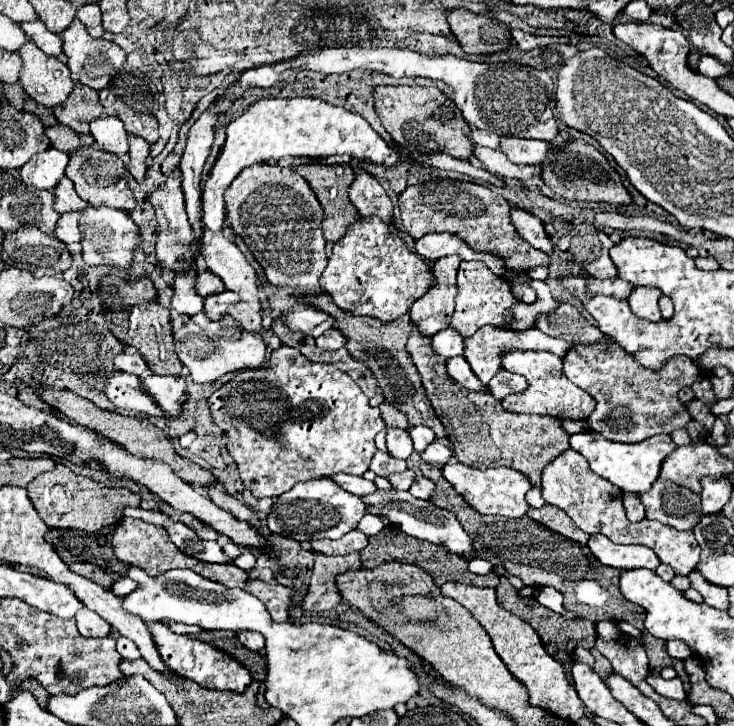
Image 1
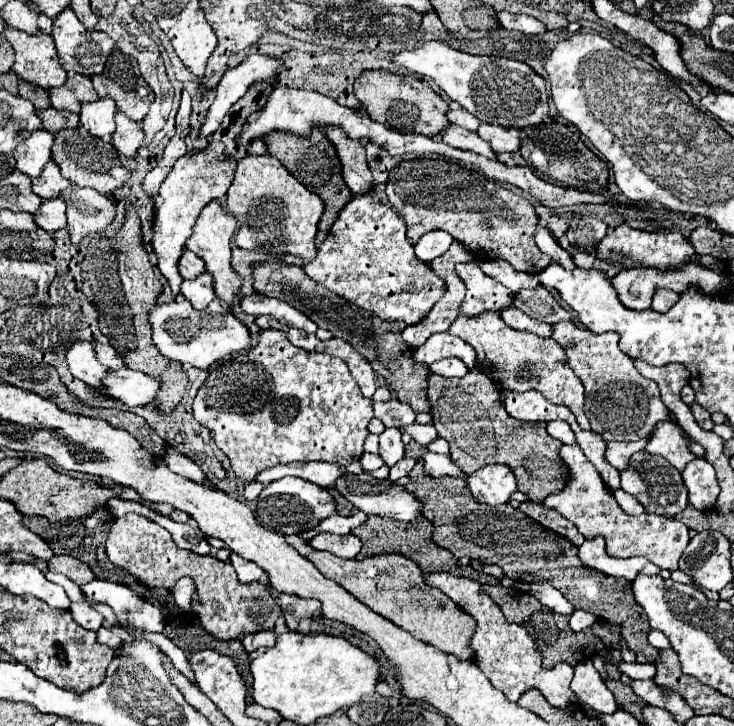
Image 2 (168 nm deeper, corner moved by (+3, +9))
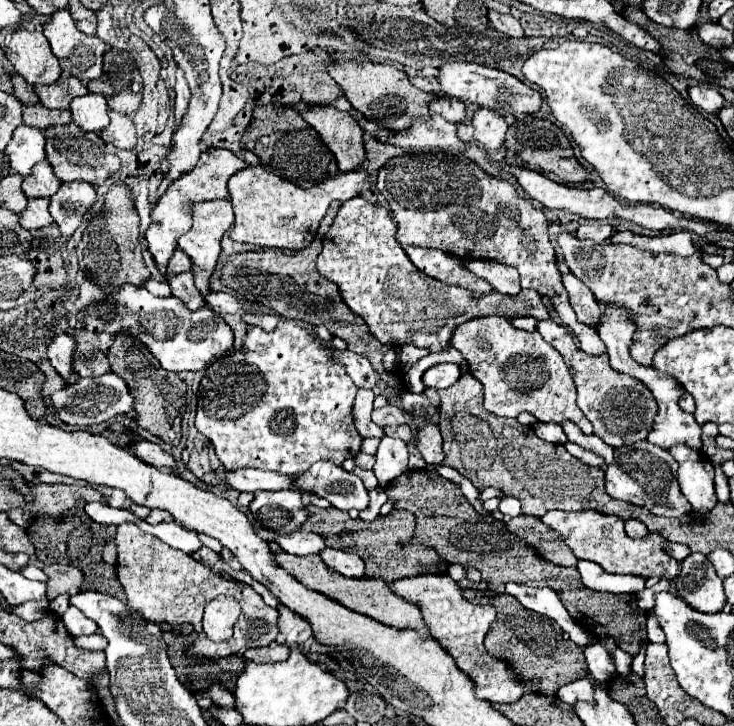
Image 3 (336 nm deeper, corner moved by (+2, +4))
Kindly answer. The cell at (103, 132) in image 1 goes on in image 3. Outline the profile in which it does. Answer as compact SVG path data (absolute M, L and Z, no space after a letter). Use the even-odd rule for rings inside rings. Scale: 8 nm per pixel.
M83 95L71 101L71 113L73 113L73 123L79 125L85 131L103 131L109 125L109 107L105 97L101 95Z

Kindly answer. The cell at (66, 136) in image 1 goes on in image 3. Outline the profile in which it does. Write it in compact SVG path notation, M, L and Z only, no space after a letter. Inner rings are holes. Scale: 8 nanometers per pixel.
M31 105L23 107L23 117L29 127L37 127L41 131L53 127L53 125L67 125L71 123L71 113L69 109L47 109L43 105Z

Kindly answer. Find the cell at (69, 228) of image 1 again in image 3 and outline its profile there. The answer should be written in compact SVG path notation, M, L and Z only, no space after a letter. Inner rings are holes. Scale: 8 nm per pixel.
M29 199L25 213L19 215L21 225L29 231L37 231L55 223L53 215L49 213L49 199Z

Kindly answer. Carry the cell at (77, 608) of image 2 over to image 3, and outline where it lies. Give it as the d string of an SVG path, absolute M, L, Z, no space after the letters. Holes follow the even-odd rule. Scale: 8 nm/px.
M73 605L61 615L61 619L63 619L63 623L65 623L65 629L67 629L73 637L77 637L77 635L93 635L93 633L99 631L97 623L91 621L89 617L85 617L85 615L83 615L77 607L73 607Z

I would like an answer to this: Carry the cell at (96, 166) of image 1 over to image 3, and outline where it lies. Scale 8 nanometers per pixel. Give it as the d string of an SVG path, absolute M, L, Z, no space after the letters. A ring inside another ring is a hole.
M75 123L61 125L61 127L51 127L45 131L47 139L47 161L51 163L55 175L61 181L87 181L91 185L103 185L115 171L121 169L121 161L117 155L107 153L105 141L101 141L99 133L87 133L79 129Z

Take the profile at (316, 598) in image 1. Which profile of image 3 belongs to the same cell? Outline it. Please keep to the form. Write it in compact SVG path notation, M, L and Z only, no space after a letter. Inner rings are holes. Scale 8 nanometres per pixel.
M279 605L279 633L287 645L303 645L313 637L311 623L301 615L291 613L285 605Z

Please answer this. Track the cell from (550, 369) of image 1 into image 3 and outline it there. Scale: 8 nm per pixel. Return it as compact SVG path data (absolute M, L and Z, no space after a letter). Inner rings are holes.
M489 315L489 317L475 317L465 323L461 323L451 337L451 345L461 351L465 361L469 363L471 375L483 383L485 387L485 409L499 415L499 417L517 417L523 411L533 413L541 421L553 421L561 423L565 419L573 421L579 425L579 429L585 435L593 433L593 427L589 425L589 419L581 413L577 407L577 387L571 379L571 373L561 357L561 353L549 345L537 331L527 333L521 329L515 329L505 317L499 315Z

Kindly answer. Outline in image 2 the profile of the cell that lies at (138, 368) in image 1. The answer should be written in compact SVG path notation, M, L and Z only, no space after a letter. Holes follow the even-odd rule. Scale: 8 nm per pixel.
M100 334L100 336L92 342L92 346L94 346L94 352L96 352L96 360L100 360L100 364L104 364L106 368L122 368L122 366L124 366L122 358L120 358L118 352L110 346L110 342L108 342L106 336Z

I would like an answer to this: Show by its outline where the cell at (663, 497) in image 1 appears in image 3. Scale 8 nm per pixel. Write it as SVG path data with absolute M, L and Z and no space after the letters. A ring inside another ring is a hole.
M649 441L637 445L625 445L615 449L615 463L605 471L605 489L611 497L649 509L653 515L681 517L691 513L689 501L683 497L677 483L677 461L669 451L657 449Z

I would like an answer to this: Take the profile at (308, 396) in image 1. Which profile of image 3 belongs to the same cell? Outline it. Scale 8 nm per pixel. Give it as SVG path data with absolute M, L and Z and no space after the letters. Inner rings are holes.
M281 319L277 329L271 333L251 327L241 351L219 357L205 371L197 393L199 405L195 427L213 443L215 453L227 471L253 467L301 475L317 461L343 465L345 459L359 453L363 437L357 433L353 423L353 399L357 385L345 373L343 365L329 359L325 347L303 325L305 323L295 319Z

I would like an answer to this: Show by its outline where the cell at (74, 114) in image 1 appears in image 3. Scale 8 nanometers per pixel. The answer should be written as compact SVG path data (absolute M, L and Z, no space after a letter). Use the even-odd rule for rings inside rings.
M63 75L57 83L53 85L35 85L35 93L41 99L41 105L49 109L69 109L69 103L75 97L87 95L89 89L71 75Z

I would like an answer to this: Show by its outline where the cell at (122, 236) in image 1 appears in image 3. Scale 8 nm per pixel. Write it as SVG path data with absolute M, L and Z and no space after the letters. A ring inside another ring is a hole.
M85 181L63 183L57 195L51 197L49 211L53 211L53 219L61 229L63 237L71 237L75 229L83 223L83 215L95 205L97 193L93 185Z

